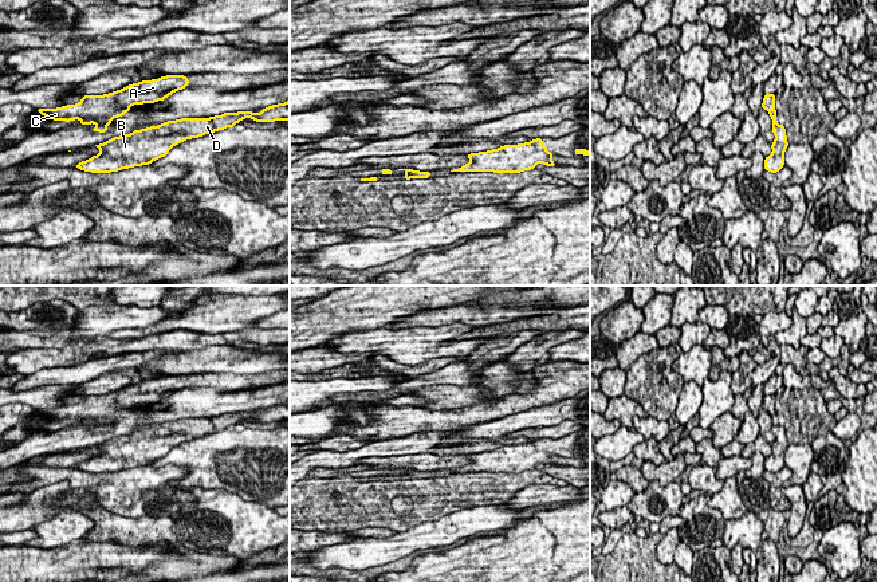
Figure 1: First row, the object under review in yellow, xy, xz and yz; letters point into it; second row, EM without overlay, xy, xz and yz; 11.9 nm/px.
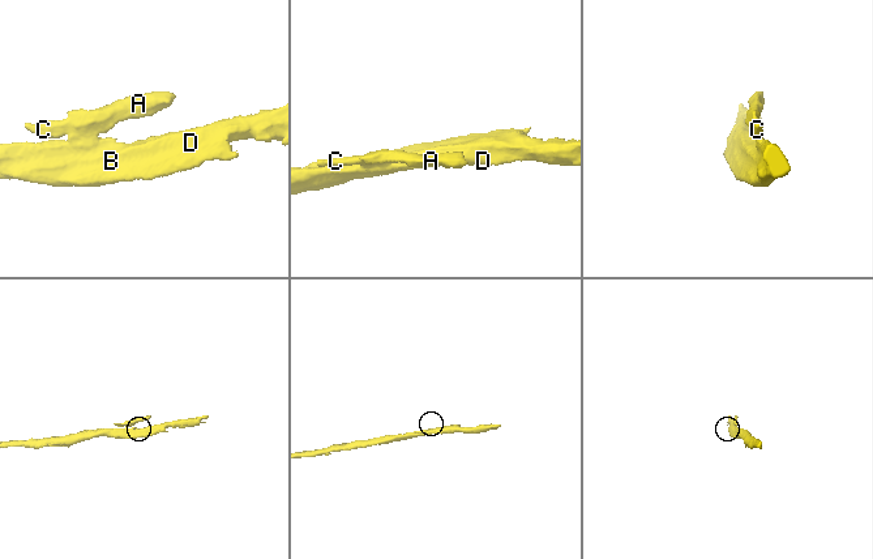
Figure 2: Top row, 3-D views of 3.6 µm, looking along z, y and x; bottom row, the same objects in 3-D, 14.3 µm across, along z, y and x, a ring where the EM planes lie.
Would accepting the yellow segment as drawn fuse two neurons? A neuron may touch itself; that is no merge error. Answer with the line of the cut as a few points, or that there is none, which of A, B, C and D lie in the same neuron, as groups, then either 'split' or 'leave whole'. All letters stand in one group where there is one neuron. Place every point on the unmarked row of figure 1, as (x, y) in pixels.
cut in yz along (777, 424), (774, 427); A C / B D; split

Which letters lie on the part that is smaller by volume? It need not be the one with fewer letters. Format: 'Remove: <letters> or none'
Remove: A, C

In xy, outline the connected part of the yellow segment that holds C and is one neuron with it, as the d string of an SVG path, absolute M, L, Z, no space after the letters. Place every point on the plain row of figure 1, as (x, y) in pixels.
M166 375L158 380L142 381L103 396L83 396L75 405L56 409L36 409L43 417L54 421L75 421L80 425L111 425L114 418L122 417L133 405L164 401L173 393L188 388L185 375Z

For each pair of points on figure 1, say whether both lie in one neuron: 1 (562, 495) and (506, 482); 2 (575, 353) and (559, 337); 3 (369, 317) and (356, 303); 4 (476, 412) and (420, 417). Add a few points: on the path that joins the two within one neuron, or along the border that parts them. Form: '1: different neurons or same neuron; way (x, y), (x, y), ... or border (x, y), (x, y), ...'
1: different neurons; border (534, 483), (515, 492)
2: different neurons; border (575, 338), (554, 345), (547, 352)
3: same neuron; way (368, 313), (360, 306)
4: same neuron; way (463, 417), (433, 419)

